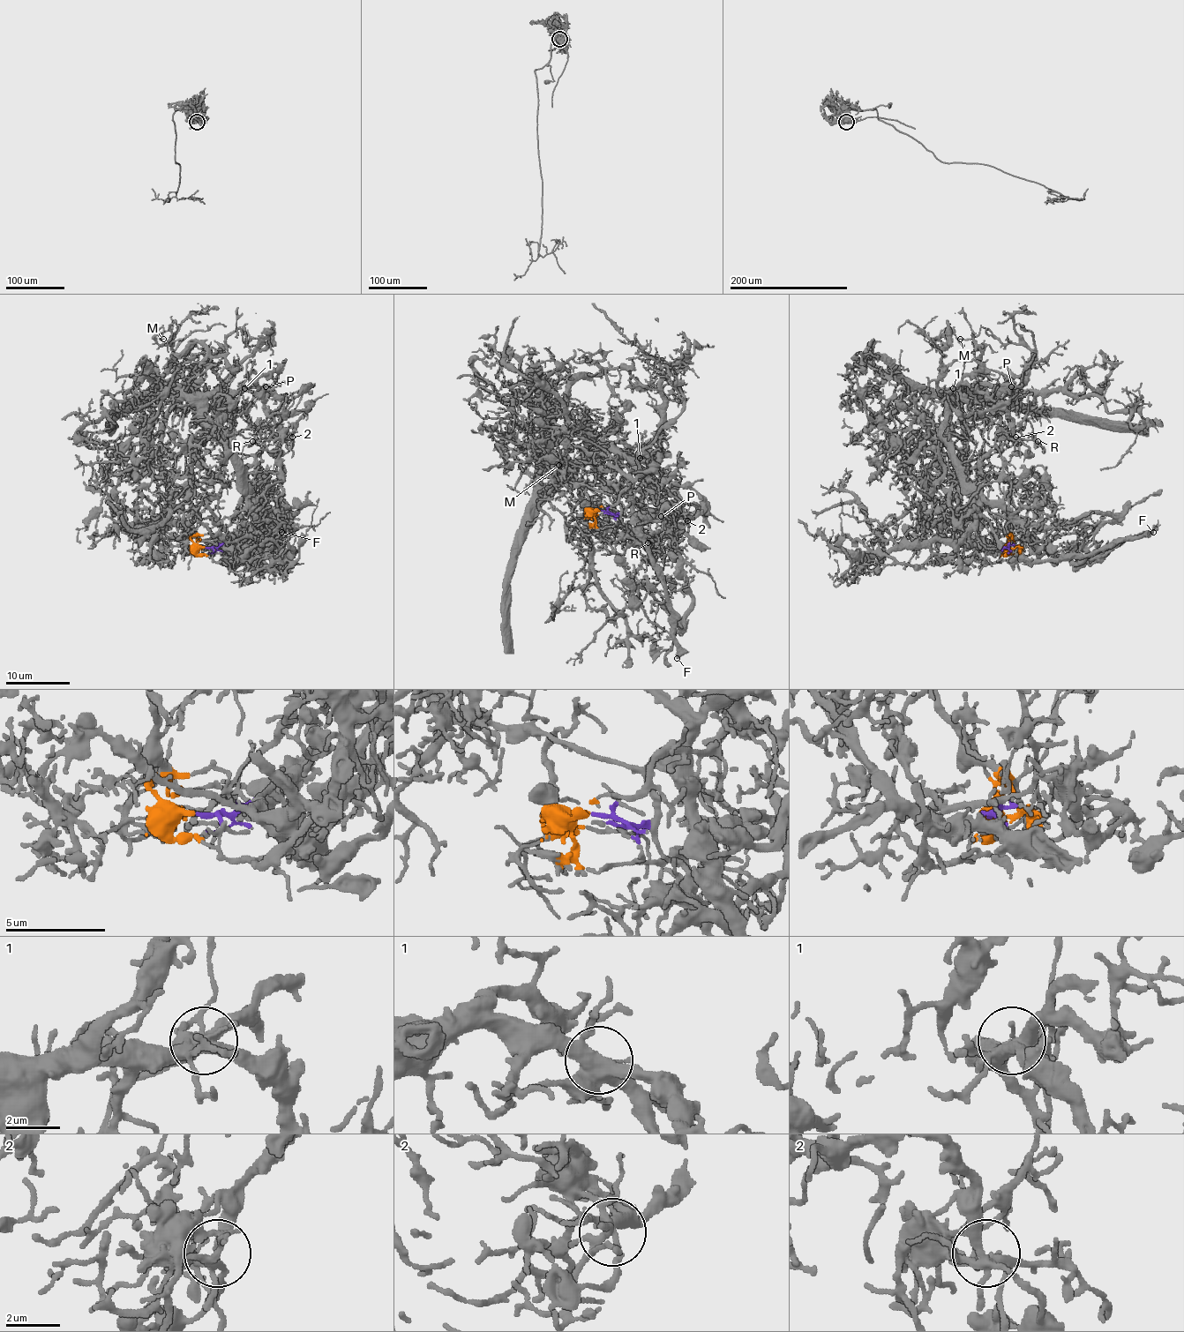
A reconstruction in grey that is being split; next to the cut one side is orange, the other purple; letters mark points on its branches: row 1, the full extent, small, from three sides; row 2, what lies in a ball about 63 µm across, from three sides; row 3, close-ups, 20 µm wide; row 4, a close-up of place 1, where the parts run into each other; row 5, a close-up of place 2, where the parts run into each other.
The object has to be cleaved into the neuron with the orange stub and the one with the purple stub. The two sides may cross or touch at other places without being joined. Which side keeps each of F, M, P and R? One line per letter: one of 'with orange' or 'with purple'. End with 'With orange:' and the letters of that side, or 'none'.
F: with purple
M: with orange
P: with orange
R: with orange
With orange: M, P, R

